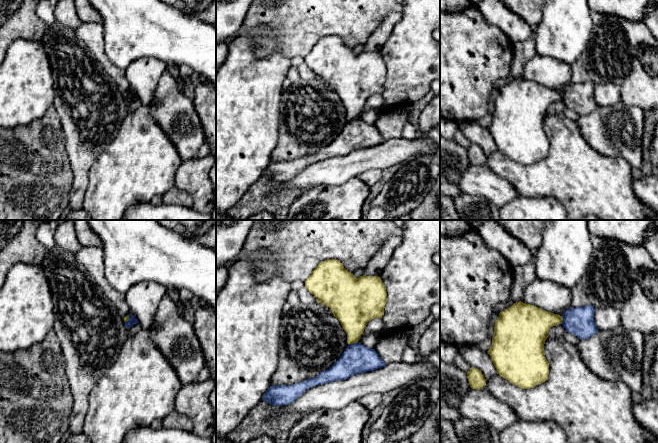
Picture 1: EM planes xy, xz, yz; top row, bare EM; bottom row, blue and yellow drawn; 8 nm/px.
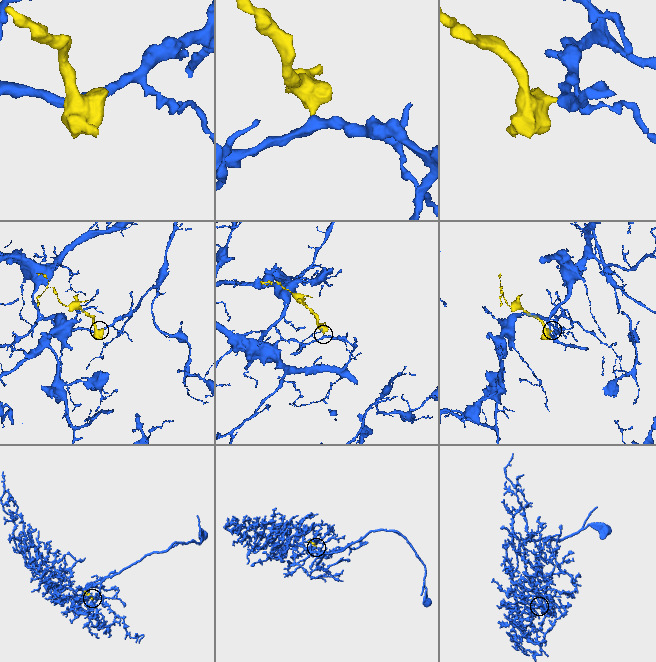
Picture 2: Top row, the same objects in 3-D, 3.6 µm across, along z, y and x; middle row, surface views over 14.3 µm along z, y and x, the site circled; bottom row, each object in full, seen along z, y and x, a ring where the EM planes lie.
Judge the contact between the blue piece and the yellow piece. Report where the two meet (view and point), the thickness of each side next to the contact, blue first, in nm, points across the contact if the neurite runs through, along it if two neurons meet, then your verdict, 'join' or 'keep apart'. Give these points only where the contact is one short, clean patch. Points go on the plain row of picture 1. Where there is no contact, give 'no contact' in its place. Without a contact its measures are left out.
contact xz (353, 119); calibres 240 and 280 nm; border xz (357, 117), (348, 120); keep apart

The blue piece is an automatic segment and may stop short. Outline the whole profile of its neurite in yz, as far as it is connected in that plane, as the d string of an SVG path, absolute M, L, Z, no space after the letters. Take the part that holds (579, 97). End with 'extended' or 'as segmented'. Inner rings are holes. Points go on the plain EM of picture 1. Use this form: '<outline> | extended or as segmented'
M591 81L569 84L562 92L562 101L566 108L579 115L588 115L599 106L594 97L595 84Z | as segmented

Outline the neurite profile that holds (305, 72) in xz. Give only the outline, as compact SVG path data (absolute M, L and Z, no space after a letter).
M305 63L298 66L297 69L298 69L298 73L299 73L300 78L302 78L306 81L317 78L314 71L311 70Z

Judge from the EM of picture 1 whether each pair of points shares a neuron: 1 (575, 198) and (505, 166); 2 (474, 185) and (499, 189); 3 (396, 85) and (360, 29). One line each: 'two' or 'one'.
1: one
2: one
3: two

